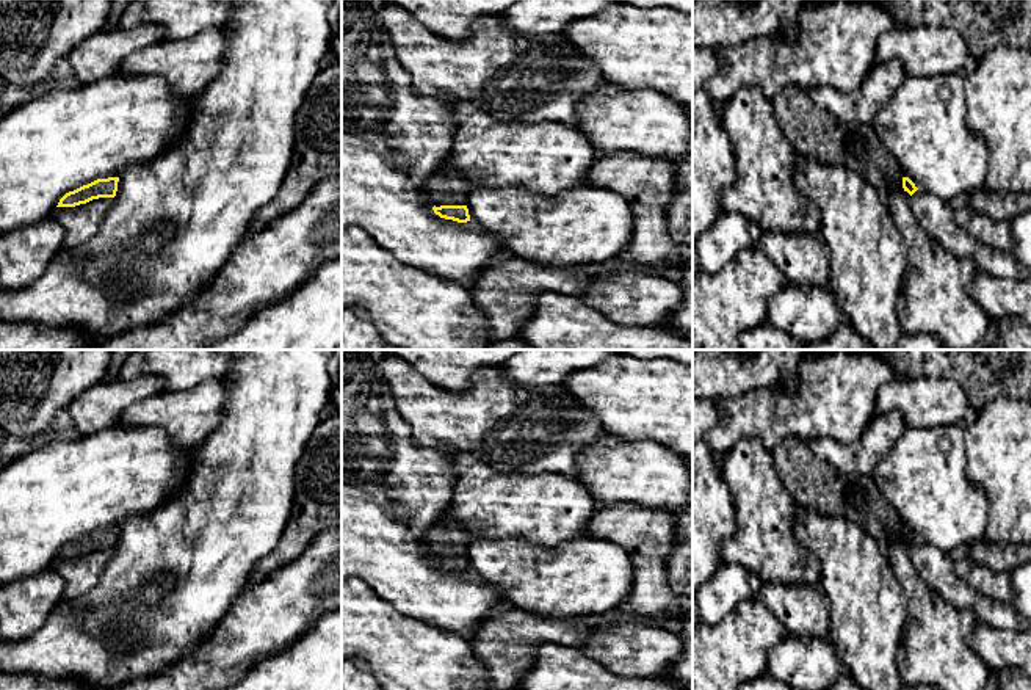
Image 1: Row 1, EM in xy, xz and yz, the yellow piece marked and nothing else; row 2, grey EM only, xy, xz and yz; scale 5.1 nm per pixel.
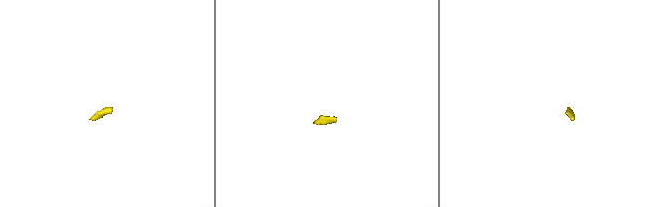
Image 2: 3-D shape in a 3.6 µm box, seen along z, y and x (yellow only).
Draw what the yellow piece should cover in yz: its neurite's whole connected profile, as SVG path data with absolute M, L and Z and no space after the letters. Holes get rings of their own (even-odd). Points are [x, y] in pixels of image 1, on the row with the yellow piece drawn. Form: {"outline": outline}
{"outline": "M787 86L772 99L772 110L785 138L791 143L798 157L812 158L826 165L846 166L862 174L884 199L890 187L901 183L910 196L918 190L915 183L903 174L898 162L887 151L871 124L854 122L851 127L840 124L824 110L818 108L801 86Z"}

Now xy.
{"outline": "M119 177L97 179L74 191L66 193L56 207L75 207L99 198L114 198Z"}

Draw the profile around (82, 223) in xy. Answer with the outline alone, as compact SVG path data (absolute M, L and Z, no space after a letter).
M99 198L75 207L55 207L49 216L66 231L63 249L75 249L88 243L100 229L113 198Z

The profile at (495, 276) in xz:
M509 256L483 271L470 290L490 328L489 345L517 337L536 304L536 292L580 298L595 276Z

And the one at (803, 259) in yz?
M761 231L758 249L772 260L785 284L827 287L830 251L821 235Z

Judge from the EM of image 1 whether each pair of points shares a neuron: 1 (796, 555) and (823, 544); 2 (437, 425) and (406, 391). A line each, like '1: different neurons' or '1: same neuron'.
1: different neurons
2: same neuron

